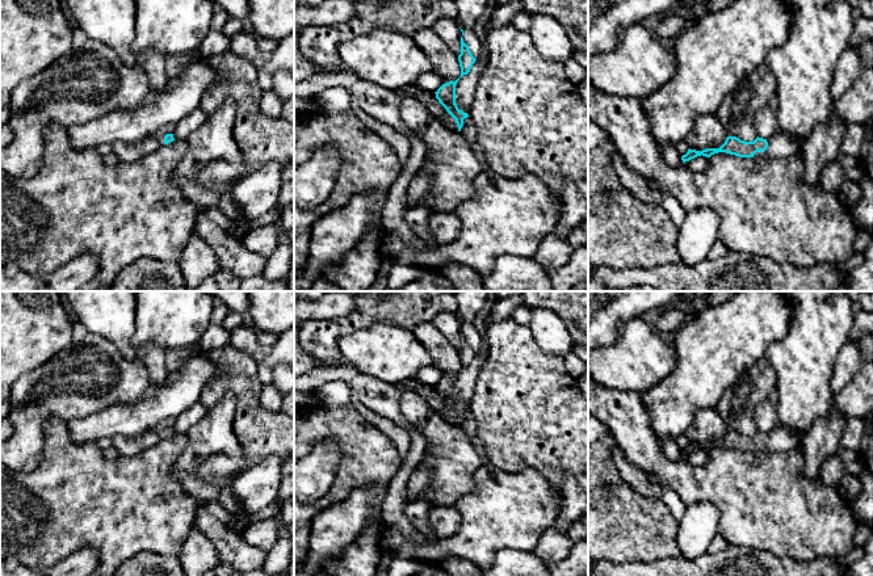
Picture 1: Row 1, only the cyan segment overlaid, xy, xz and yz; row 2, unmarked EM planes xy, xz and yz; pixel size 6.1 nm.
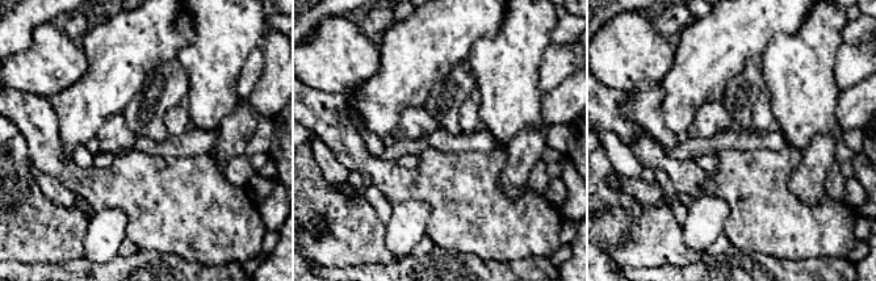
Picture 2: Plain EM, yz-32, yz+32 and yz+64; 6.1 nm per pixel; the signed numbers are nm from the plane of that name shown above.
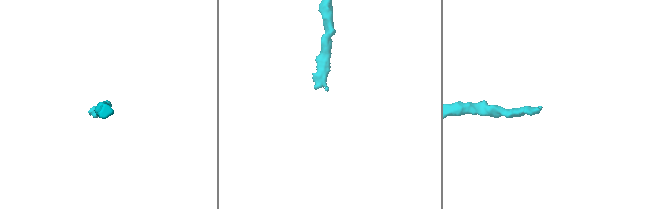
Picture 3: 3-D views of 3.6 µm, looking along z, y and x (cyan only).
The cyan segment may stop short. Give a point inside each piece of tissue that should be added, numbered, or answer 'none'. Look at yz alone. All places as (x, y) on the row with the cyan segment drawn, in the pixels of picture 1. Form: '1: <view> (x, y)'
1: yz (780, 146)

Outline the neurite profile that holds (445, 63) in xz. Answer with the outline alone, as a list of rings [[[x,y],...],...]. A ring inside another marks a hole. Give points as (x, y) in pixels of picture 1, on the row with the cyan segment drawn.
[[[432,28],[420,29],[414,34],[416,46],[428,56],[433,72],[442,83],[456,81],[461,76],[458,56],[441,41]]]

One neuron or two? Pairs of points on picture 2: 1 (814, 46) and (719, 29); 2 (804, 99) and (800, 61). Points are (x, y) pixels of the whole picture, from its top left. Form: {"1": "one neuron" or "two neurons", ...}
{"1": "two neurons", "2": "one neuron"}

